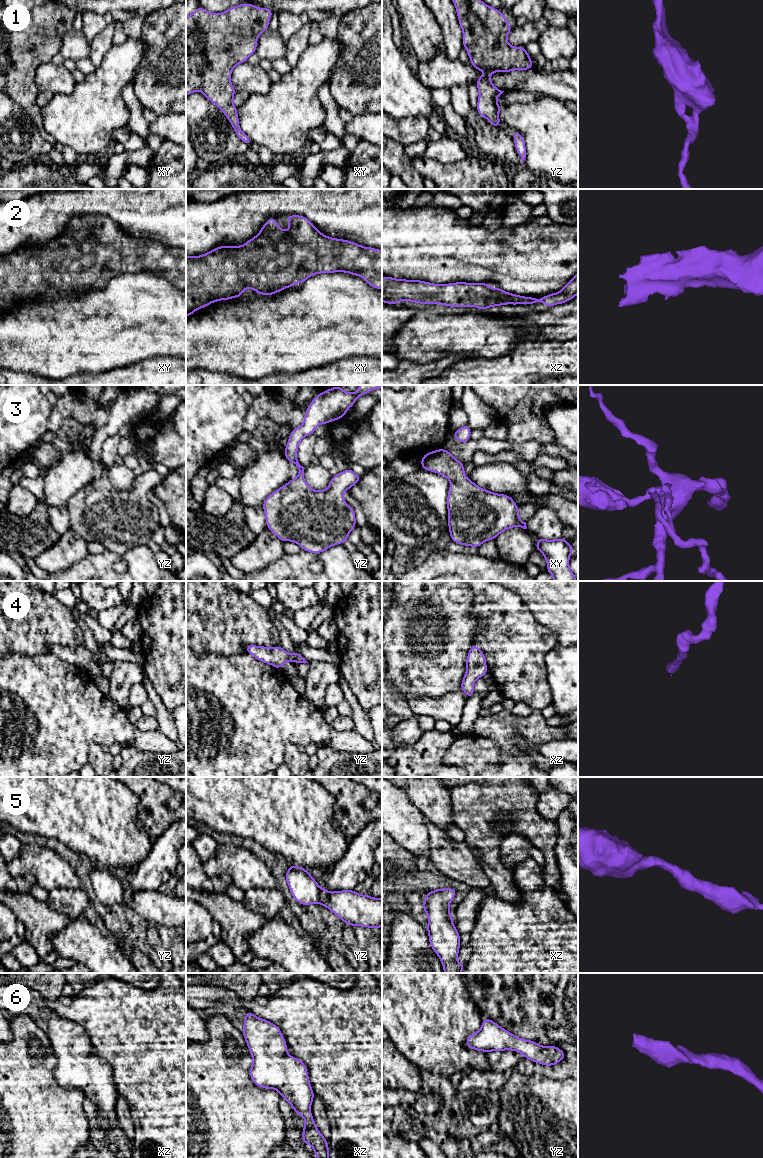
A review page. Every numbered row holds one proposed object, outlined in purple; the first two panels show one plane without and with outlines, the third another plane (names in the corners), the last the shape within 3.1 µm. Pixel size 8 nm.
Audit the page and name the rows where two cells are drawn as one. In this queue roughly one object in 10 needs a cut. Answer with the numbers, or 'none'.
none

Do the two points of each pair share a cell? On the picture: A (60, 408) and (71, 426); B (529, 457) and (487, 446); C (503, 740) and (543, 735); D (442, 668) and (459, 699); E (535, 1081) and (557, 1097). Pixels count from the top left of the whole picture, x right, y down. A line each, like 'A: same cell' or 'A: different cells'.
A: different cells
B: same cell
C: same cell
D: different cells
E: same cell

